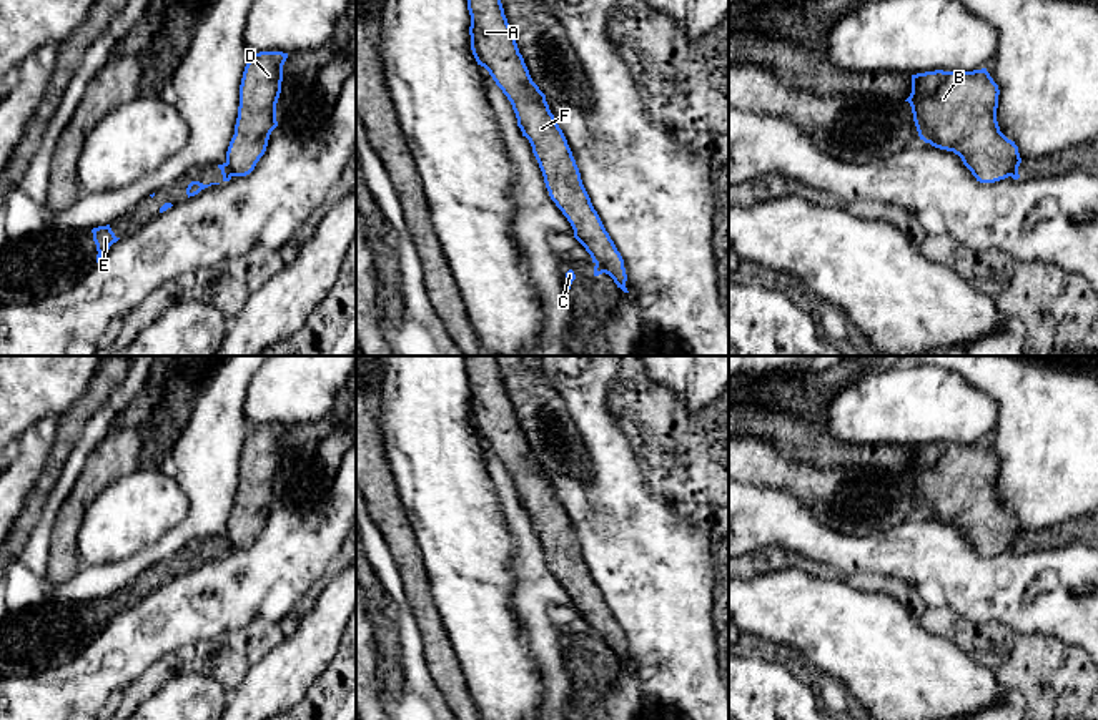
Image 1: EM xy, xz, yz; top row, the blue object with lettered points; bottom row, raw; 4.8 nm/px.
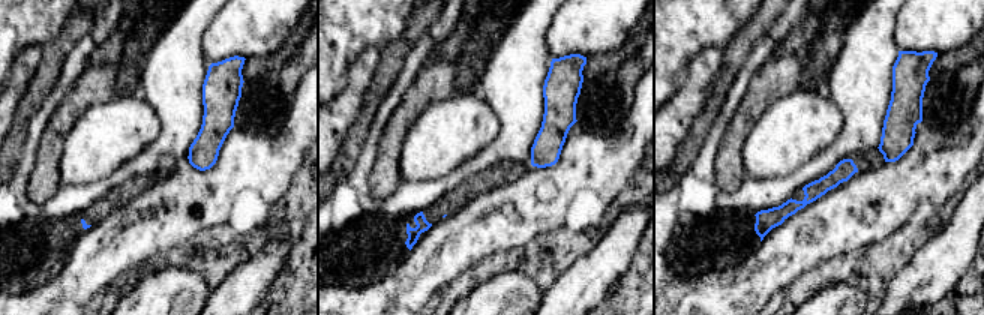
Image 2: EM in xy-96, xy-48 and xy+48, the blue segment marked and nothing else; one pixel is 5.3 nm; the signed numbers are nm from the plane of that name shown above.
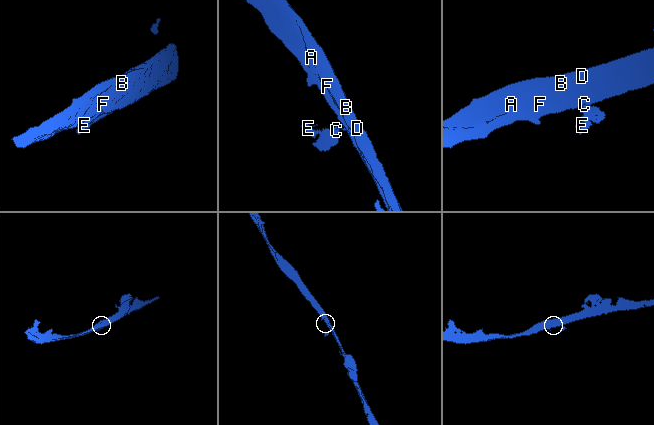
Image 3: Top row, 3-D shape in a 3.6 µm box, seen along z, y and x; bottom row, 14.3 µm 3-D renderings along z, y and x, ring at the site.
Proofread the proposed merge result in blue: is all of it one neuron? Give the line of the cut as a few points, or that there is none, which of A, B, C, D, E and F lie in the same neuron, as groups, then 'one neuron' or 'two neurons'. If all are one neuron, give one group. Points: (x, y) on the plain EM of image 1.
xy (225, 536), (232, 547) | A B D F / C E | two neurons

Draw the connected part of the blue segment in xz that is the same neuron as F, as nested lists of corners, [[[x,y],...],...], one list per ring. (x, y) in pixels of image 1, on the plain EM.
[[[464,356],[471,387],[471,422],[512,477],[517,499],[532,519],[551,572],[574,602],[574,610],[602,639],[617,660],[626,660],[624,632],[606,604],[582,557],[579,540],[549,482],[546,467],[532,454],[504,387],[496,356]]]

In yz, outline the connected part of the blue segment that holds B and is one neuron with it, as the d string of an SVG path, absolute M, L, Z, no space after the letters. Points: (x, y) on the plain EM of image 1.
M987 441L912 447L912 479L920 512L953 524L980 555L1013 547L1021 530L998 499L998 457Z

